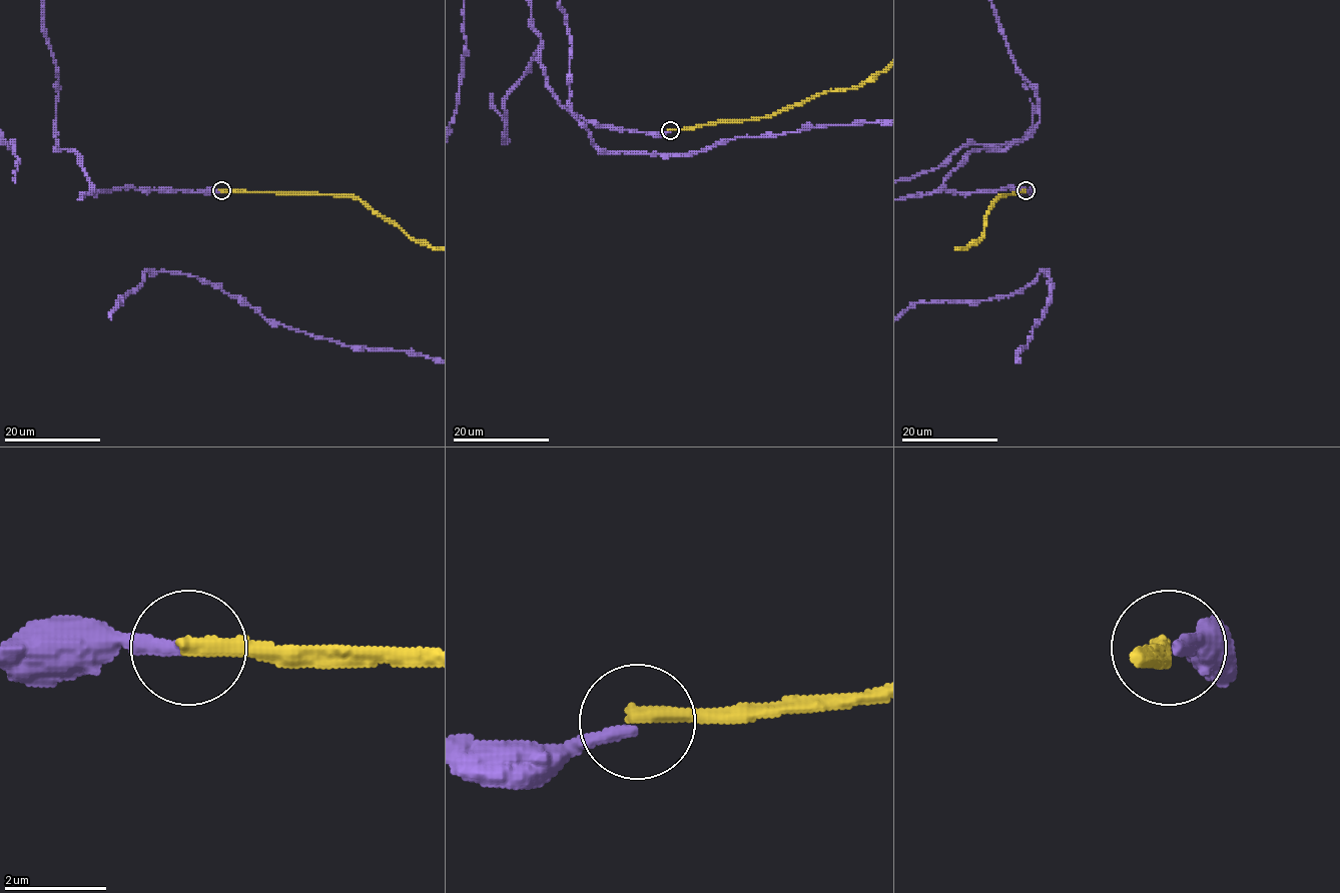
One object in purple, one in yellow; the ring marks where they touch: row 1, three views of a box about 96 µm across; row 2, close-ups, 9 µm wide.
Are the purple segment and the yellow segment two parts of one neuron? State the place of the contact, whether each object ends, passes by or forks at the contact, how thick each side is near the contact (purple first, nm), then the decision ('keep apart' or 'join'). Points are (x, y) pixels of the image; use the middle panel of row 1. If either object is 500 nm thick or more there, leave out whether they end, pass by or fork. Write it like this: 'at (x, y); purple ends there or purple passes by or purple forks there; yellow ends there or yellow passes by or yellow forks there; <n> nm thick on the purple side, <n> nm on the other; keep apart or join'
at (670, 130); purple ends there; yellow ends there; 280 nm thick on the purple side, 340 nm on the other; keep apart

